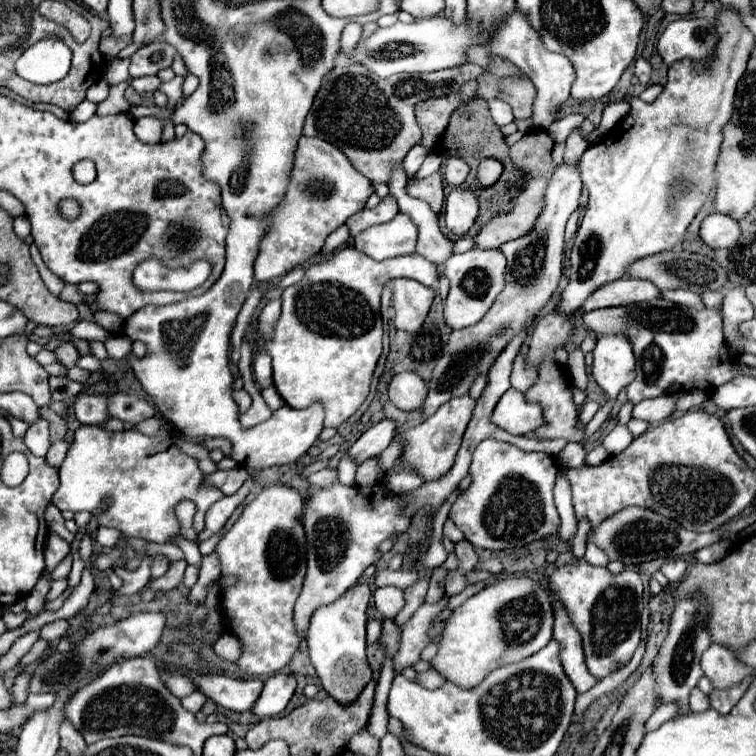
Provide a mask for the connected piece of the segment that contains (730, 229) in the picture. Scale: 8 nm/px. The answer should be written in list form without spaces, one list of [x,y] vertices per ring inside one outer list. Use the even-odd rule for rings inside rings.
[[[711,213],[703,219],[699,235],[713,249],[733,247],[741,235],[741,229],[739,229],[735,219],[721,215],[721,213]]]

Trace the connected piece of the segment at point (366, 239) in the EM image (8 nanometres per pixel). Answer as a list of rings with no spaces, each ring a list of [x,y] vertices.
[[[399,211],[391,221],[383,225],[373,225],[371,229],[359,233],[359,237],[353,237],[355,249],[363,251],[365,255],[377,261],[413,253],[415,243],[417,243],[417,225],[403,211]]]

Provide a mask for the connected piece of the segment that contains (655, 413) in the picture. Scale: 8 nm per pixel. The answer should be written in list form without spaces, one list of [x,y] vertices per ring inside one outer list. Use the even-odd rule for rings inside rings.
[[[665,395],[665,397],[657,397],[657,399],[645,399],[645,401],[641,401],[641,403],[635,405],[633,417],[635,419],[645,419],[649,423],[663,421],[663,419],[667,419],[675,411],[675,401],[677,401],[677,395]]]

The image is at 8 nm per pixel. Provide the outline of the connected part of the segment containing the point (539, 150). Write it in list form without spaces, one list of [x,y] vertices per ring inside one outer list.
[[[529,131],[529,133],[525,133],[515,145],[509,147],[509,157],[511,157],[511,161],[515,163],[515,167],[517,167],[519,171],[523,171],[523,175],[525,175],[525,185],[519,189],[519,193],[517,193],[517,195],[513,197],[513,201],[509,203],[509,211],[495,215],[495,219],[491,219],[491,221],[473,237],[477,249],[501,247],[503,243],[525,235],[525,233],[533,227],[533,223],[535,223],[535,219],[537,219],[537,215],[539,215],[541,203],[543,203],[545,187],[547,187],[547,183],[549,183],[549,179],[551,179],[551,175],[553,175],[553,171],[555,171],[555,165],[553,165],[553,161],[551,161],[551,149],[553,149],[553,145],[555,145],[555,143],[553,143],[551,137],[547,135],[547,131]]]

